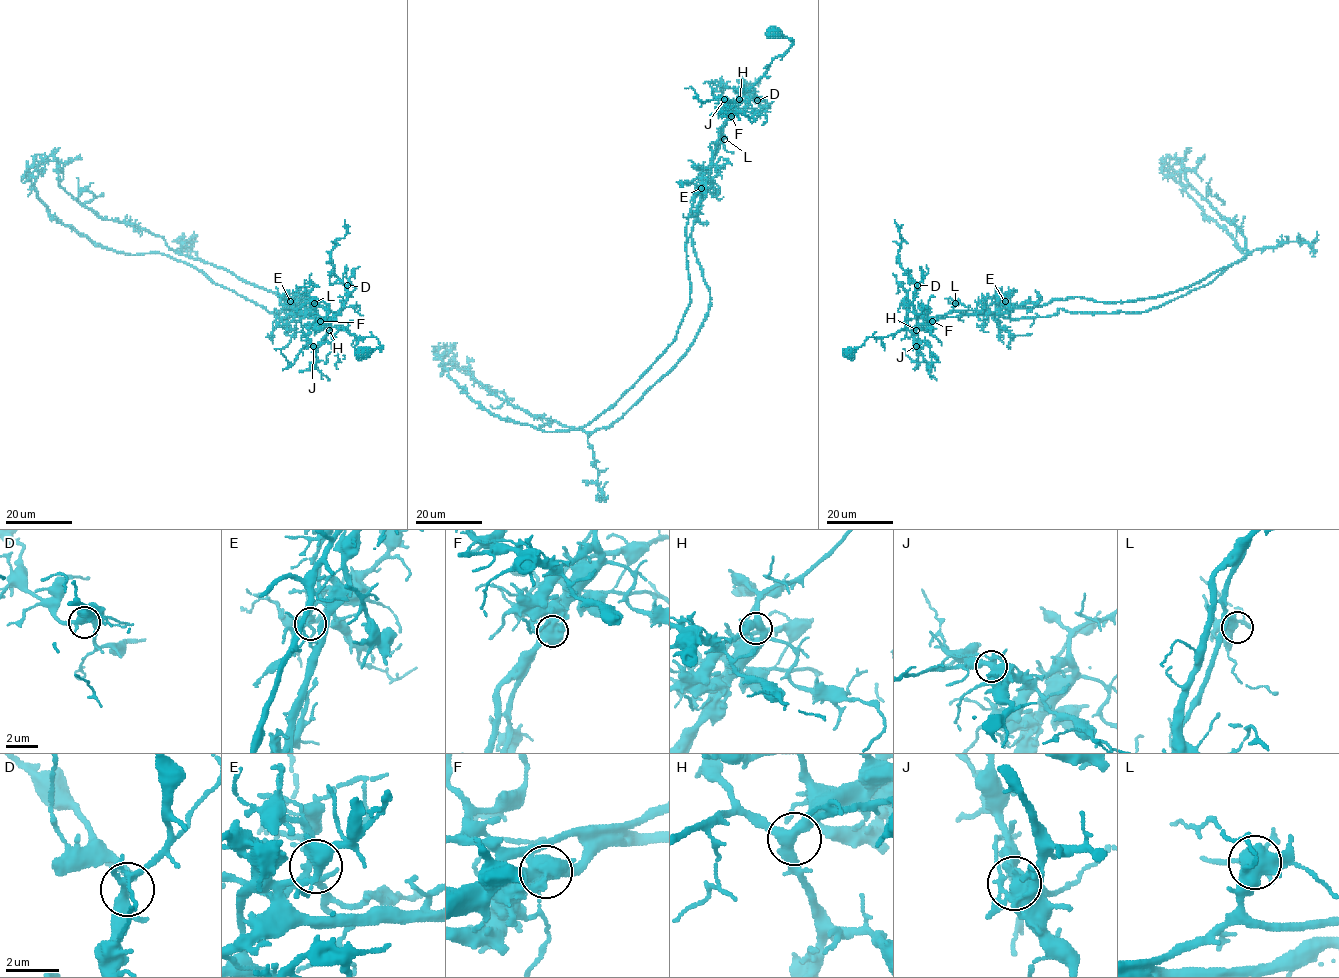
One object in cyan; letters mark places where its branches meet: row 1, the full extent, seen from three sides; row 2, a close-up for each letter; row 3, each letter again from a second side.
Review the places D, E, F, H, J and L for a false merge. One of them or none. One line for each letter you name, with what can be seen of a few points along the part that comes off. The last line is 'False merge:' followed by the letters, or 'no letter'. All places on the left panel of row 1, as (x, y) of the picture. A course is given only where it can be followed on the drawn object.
F: (321, 321), (280, 300), (299, 302), (176, 253), (161, 237), (102, 219), (59, 185), (57, 162), (47, 157)
False merge: F

